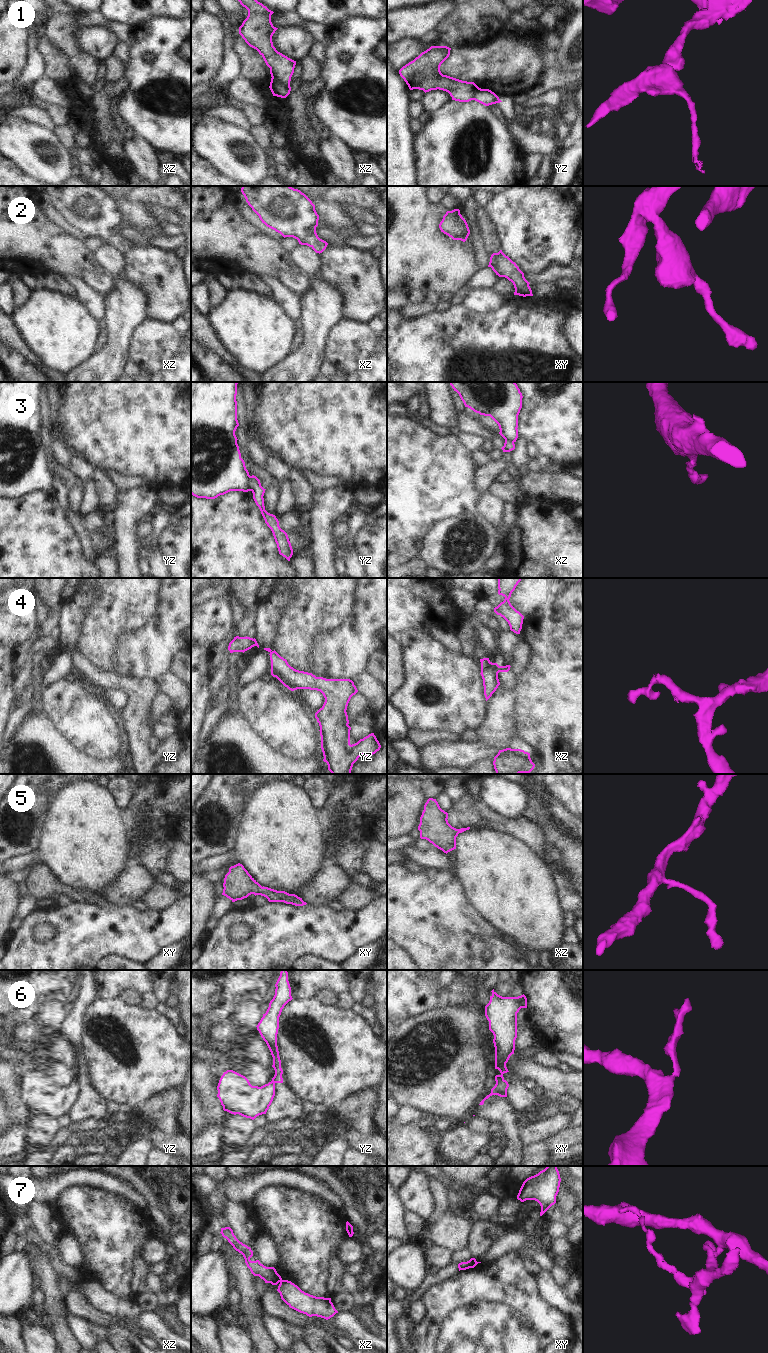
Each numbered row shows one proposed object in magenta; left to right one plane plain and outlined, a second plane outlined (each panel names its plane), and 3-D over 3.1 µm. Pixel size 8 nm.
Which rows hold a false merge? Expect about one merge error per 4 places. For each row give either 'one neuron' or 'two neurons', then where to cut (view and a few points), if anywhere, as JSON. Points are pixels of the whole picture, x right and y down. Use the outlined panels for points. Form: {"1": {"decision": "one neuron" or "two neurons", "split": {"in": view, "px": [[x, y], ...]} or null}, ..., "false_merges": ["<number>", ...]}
{"1": {"decision": "two neurons", "split": {"in": "xz", "px": [[272, 76], [290, 89]]}}, "2": {"decision": "one neuron", "split": null}, "3": {"decision": "two neurons", "split": {"in": "yz", "px": [[249, 475], [249, 487], [251, 490]]}}, "4": {"decision": "one neuron", "split": null}, "5": {"decision": "one neuron", "split": null}, "6": {"decision": "two neurons", "split": {"in": "xy", "px": [[504, 1080], [496, 1082]]}}, "7": {"decision": "two neurons", "split": {"in": "xz", "px": [[281, 1279], [279, 1281]]}}, "false_merges": ["1", "3", "6", "7"]}

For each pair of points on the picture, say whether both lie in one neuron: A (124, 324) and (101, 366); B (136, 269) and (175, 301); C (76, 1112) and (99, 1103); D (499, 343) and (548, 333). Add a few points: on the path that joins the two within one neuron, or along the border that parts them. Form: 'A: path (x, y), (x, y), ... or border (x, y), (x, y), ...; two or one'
A: path (119, 334), (116, 349), (111, 356); one
B: path (146, 274), (165, 291); one
C: path (82, 1110), (88, 1105), (93, 1105); one
D: path (511, 342), (520, 342), (529, 333), (536, 333); one

